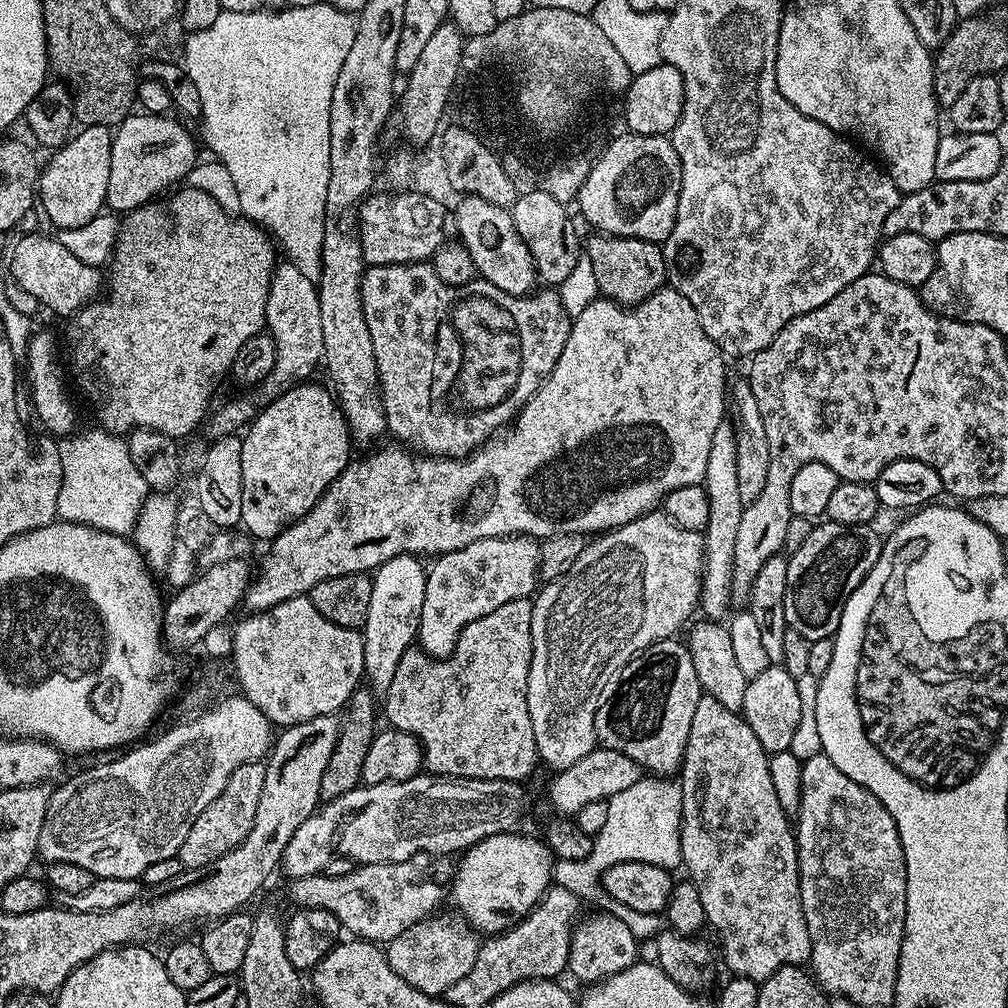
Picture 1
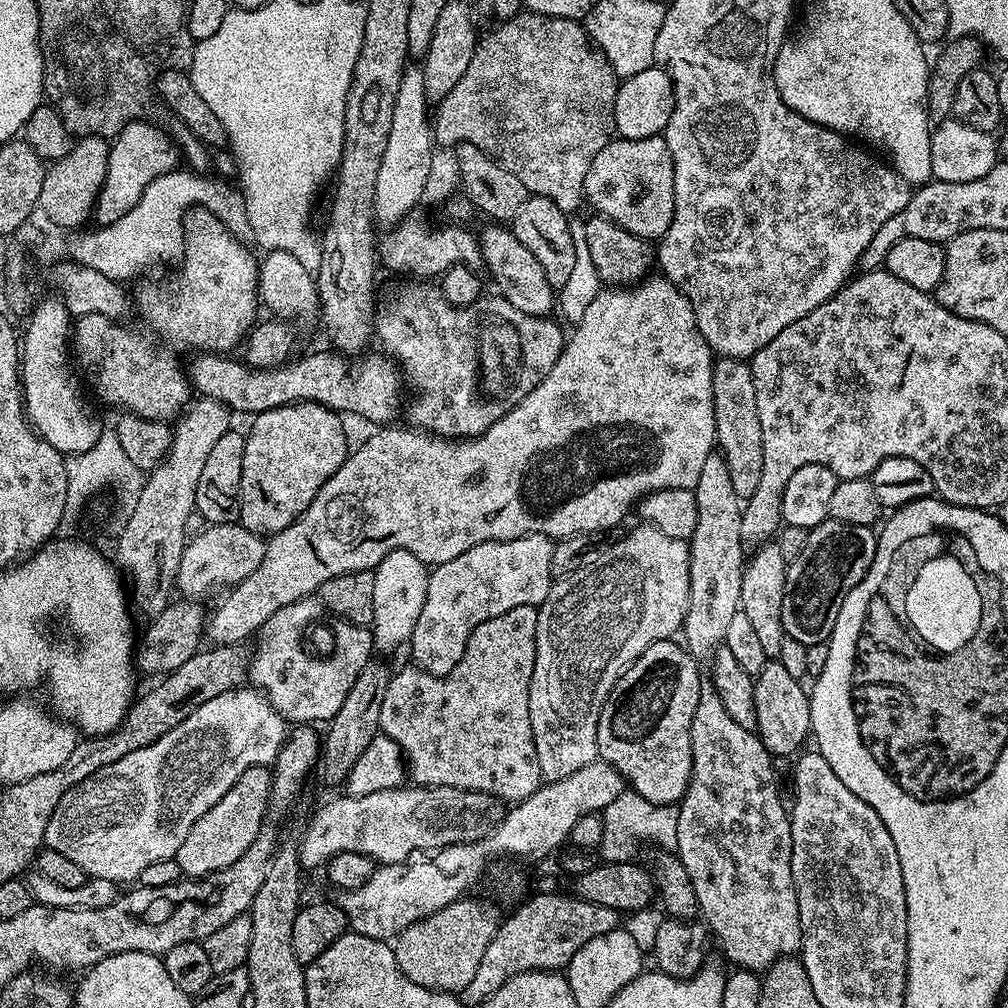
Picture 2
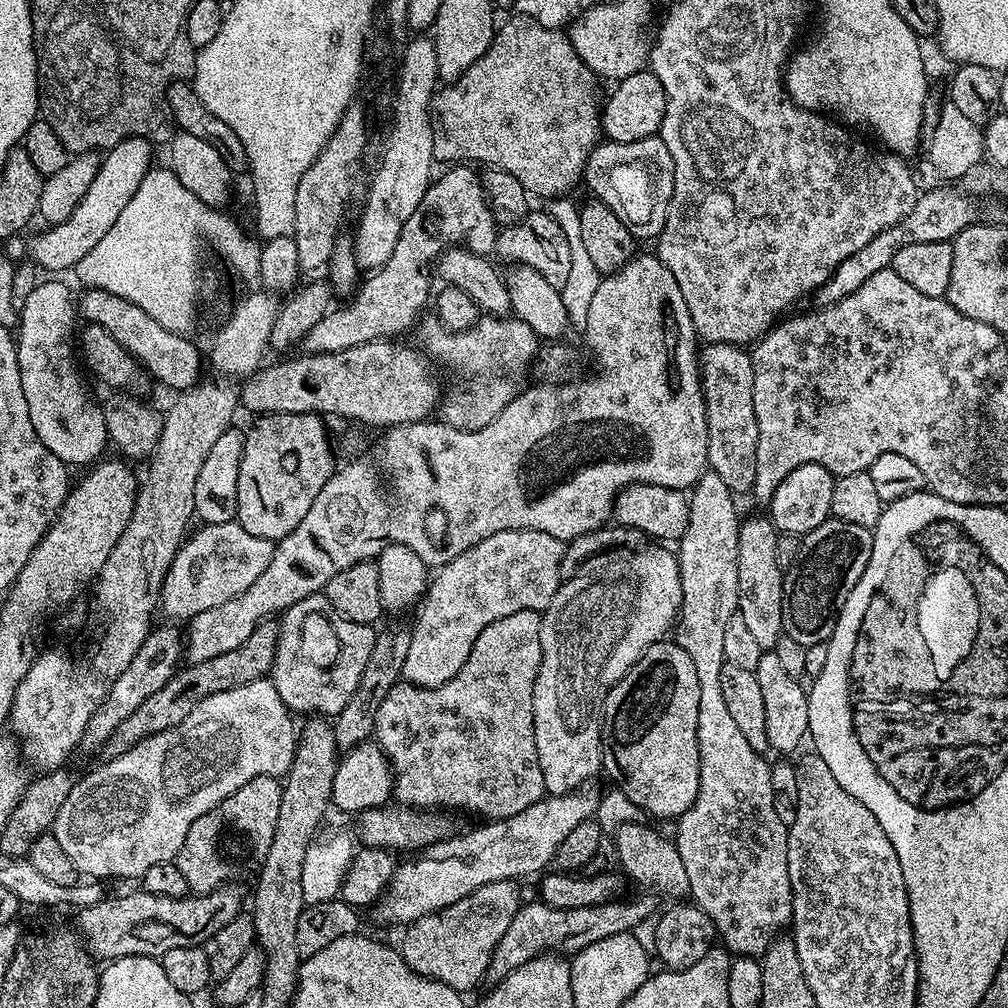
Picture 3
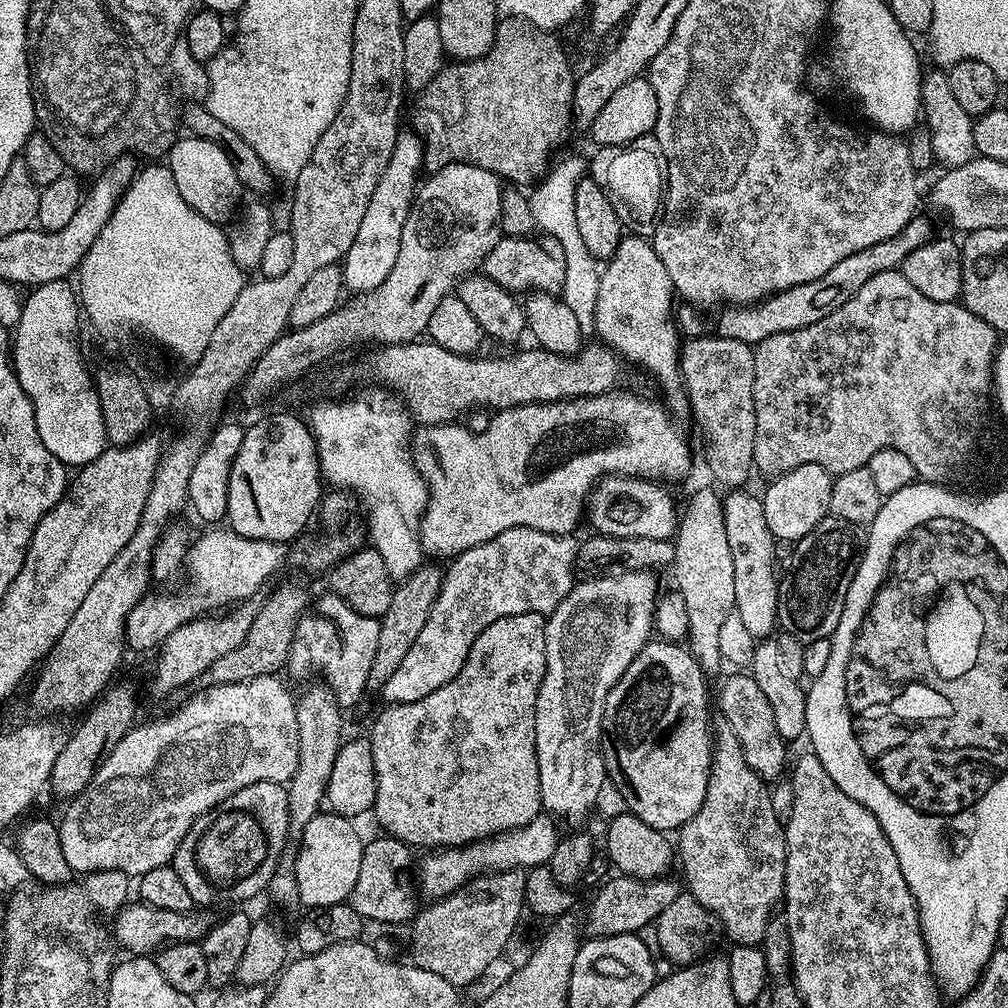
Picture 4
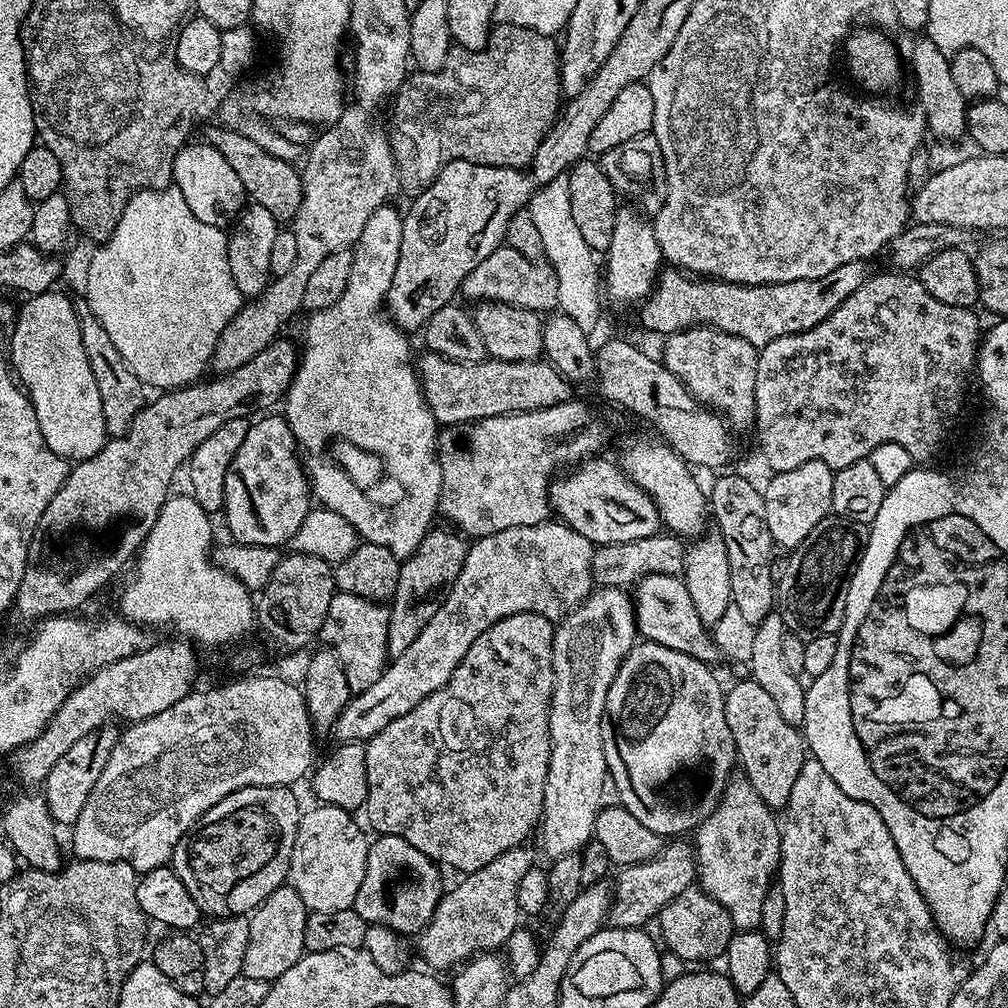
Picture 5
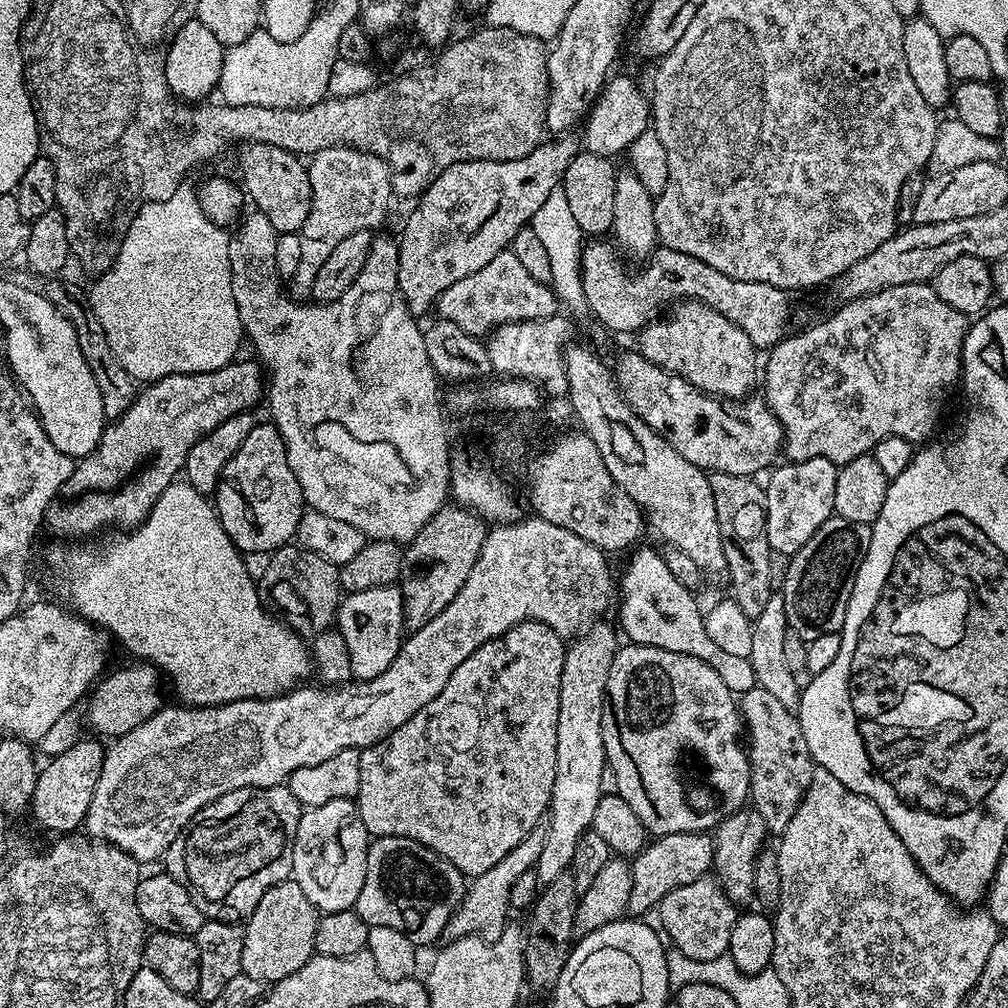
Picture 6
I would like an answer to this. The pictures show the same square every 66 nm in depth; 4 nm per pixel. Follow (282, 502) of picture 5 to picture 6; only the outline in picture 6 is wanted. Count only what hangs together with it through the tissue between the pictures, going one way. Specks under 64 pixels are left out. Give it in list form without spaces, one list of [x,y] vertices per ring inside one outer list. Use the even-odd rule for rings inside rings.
[[[258,422],[250,434],[246,434],[246,442],[242,442],[234,458],[226,462],[223,477],[214,493],[214,507],[222,522],[222,530],[226,530],[241,553],[271,554],[295,537],[306,505],[302,486],[298,486],[298,478],[294,478],[294,470],[290,470],[284,439],[275,424]]]

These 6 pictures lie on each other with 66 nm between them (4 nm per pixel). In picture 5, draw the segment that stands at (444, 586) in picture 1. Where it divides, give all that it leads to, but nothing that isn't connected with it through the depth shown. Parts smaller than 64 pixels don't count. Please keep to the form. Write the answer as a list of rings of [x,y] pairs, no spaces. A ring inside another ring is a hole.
[[[545,522],[538,526],[514,526],[510,530],[498,530],[498,534],[481,536],[469,547],[466,562],[462,562],[462,574],[458,574],[458,582],[448,592],[448,597],[438,606],[438,614],[426,622],[426,630],[410,642],[405,652],[395,657],[385,668],[384,672],[366,690],[355,693],[349,699],[334,725],[336,740],[340,742],[367,742],[371,736],[378,734],[394,718],[402,718],[402,714],[410,714],[422,698],[434,694],[454,674],[458,662],[466,658],[466,650],[474,646],[478,634],[486,634],[494,622],[506,618],[510,614],[522,614],[523,612],[537,612],[548,620],[559,621],[568,615],[572,609],[578,607],[581,602],[594,590],[592,578],[592,554],[594,546],[582,534],[578,534],[573,528],[563,522]]]

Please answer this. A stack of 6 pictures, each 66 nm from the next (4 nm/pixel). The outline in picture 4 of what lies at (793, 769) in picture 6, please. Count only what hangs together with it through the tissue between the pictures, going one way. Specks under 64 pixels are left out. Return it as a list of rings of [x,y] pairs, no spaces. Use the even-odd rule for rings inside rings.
[[[736,670],[724,680],[724,685],[720,688],[720,712],[723,723],[730,726],[730,730],[734,730],[734,734],[738,738],[738,742],[742,746],[742,754],[746,754],[746,762],[750,762],[750,770],[754,770],[754,774],[758,774],[765,782],[773,782],[780,775],[785,775],[786,769],[790,764],[790,756],[788,760],[789,745],[784,739],[776,735],[776,727],[774,726],[774,713],[770,710],[770,702],[766,702],[766,694],[762,694],[762,690],[758,687],[758,682],[754,682],[754,678],[747,671]]]

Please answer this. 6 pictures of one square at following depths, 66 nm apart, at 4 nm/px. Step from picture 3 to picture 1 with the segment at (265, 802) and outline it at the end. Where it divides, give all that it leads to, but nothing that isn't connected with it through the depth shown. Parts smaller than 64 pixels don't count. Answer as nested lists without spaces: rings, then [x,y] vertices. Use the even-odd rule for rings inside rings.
[[[258,760],[246,762],[230,774],[230,782],[226,782],[222,794],[218,794],[218,798],[214,798],[198,818],[194,818],[194,826],[190,826],[182,842],[178,858],[185,869],[206,866],[244,841],[246,834],[250,834],[250,826],[254,826],[254,814],[258,814],[258,798],[262,798],[262,781],[265,778],[264,764]]]

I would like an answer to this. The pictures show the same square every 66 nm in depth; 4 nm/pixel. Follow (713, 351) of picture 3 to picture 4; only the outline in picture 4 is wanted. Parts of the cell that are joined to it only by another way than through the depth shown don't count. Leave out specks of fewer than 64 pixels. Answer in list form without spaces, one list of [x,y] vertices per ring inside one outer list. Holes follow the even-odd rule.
[[[701,334],[683,341],[680,350],[680,379],[683,391],[688,391],[688,402],[692,406],[692,412],[696,415],[696,422],[702,428],[704,440],[708,443],[708,468],[712,476],[717,480],[717,485],[725,484],[725,489],[740,490],[751,476],[754,476],[754,434],[756,433],[756,419],[754,418],[754,348],[746,342],[738,342],[734,338],[717,336],[715,334]]]

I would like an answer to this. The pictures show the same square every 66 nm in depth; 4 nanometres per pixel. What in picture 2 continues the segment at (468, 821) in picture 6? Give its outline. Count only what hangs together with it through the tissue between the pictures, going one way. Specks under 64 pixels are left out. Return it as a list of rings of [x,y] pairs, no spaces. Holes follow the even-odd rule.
[[[514,606],[498,618],[482,622],[470,634],[462,662],[445,676],[435,676],[419,666],[393,671],[386,698],[382,698],[380,731],[394,738],[406,757],[411,783],[426,788],[450,786],[485,792],[501,802],[530,798],[542,783],[538,750],[530,726],[530,678],[536,657],[537,606]]]

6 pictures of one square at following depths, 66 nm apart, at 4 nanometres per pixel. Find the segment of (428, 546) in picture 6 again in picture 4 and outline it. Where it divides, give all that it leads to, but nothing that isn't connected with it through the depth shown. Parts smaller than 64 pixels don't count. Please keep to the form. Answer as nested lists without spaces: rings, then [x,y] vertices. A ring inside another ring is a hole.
[[[421,563],[420,568],[414,570],[414,574],[393,587],[390,610],[386,610],[386,614],[379,617],[378,650],[374,650],[374,663],[370,666],[367,687],[369,693],[379,693],[386,686],[390,674],[394,674],[398,666],[402,666],[402,658],[406,658],[406,653],[410,651],[410,646],[414,646],[418,634],[422,634],[422,626],[426,626],[426,618],[430,618],[430,610],[444,585],[445,569],[436,564],[439,563]]]

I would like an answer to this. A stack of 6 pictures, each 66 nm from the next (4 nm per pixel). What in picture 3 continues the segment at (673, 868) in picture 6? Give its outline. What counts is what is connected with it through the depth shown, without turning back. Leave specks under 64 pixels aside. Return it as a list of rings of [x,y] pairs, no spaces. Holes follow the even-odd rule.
[[[640,895],[644,896],[636,896],[633,900],[617,898],[593,908],[574,910],[562,910],[543,902],[521,903],[520,909],[514,914],[514,922],[510,922],[510,930],[502,934],[502,942],[498,942],[494,950],[487,979],[492,982],[500,980],[506,974],[518,970],[518,966],[533,960],[535,956],[575,954],[594,942],[602,942],[602,938],[614,938],[614,934],[623,932],[632,933],[634,926],[638,926],[638,922],[649,919],[657,911],[651,895]]]

